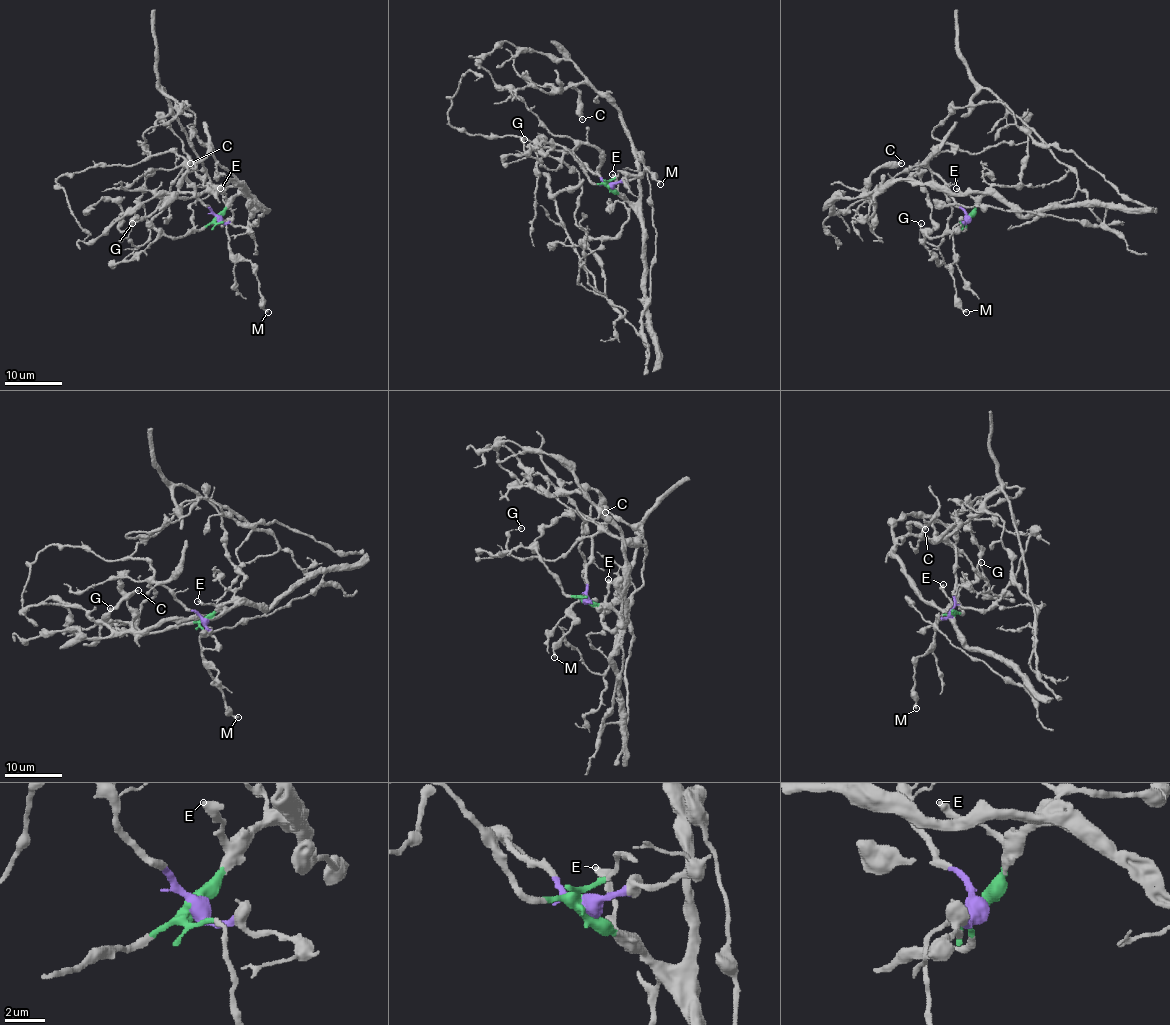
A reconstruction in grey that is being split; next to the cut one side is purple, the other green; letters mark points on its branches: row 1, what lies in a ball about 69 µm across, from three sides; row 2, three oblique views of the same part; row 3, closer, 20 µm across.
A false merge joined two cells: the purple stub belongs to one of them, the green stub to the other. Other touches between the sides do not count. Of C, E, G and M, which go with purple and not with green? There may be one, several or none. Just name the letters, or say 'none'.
G

